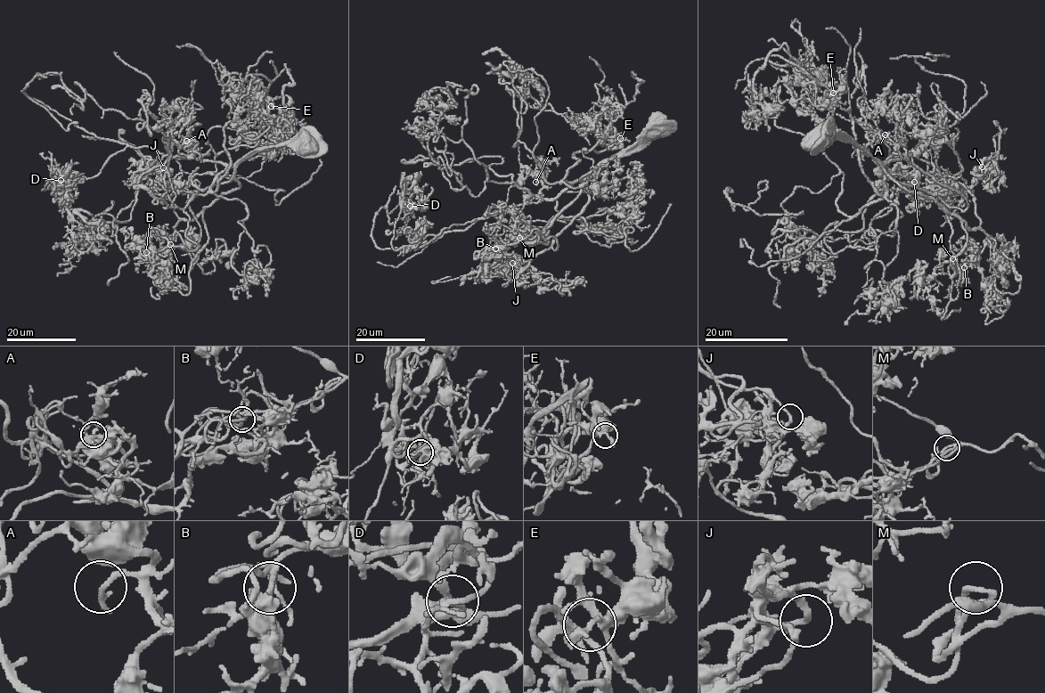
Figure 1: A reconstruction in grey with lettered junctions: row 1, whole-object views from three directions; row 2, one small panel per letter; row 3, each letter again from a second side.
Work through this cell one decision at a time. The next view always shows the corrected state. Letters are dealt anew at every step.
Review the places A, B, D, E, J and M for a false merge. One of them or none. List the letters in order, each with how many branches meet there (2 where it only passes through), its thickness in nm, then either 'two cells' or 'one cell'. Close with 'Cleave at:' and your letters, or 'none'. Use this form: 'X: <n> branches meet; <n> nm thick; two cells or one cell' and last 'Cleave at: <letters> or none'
A: 2 branches meet; 200 nm thick; one cell
B: 2 branches meet; 200 nm thick; one cell
D: 2 branches meet; 200 nm thick; one cell
E: 2 branches meet; 200 nm thick; one cell
J: 2 branches meet; 200 nm thick; one cell
M: 2 branches meet; 200 nm thick; one cell
Cleave at: none

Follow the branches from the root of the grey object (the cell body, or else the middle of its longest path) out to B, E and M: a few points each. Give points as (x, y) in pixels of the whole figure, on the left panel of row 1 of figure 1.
B: (309, 143), (248, 155), (236, 168), (239, 187), (204, 210), (208, 242), (193, 258), (179, 248), (146, 252)
E: (309, 143), (255, 149), (217, 175), (213, 191), (231, 161), (224, 127), (260, 97), (259, 111), (271, 106)
M: (309, 143), (257, 148), (236, 168), (239, 187), (204, 210), (208, 242), (197, 255), (170, 244)

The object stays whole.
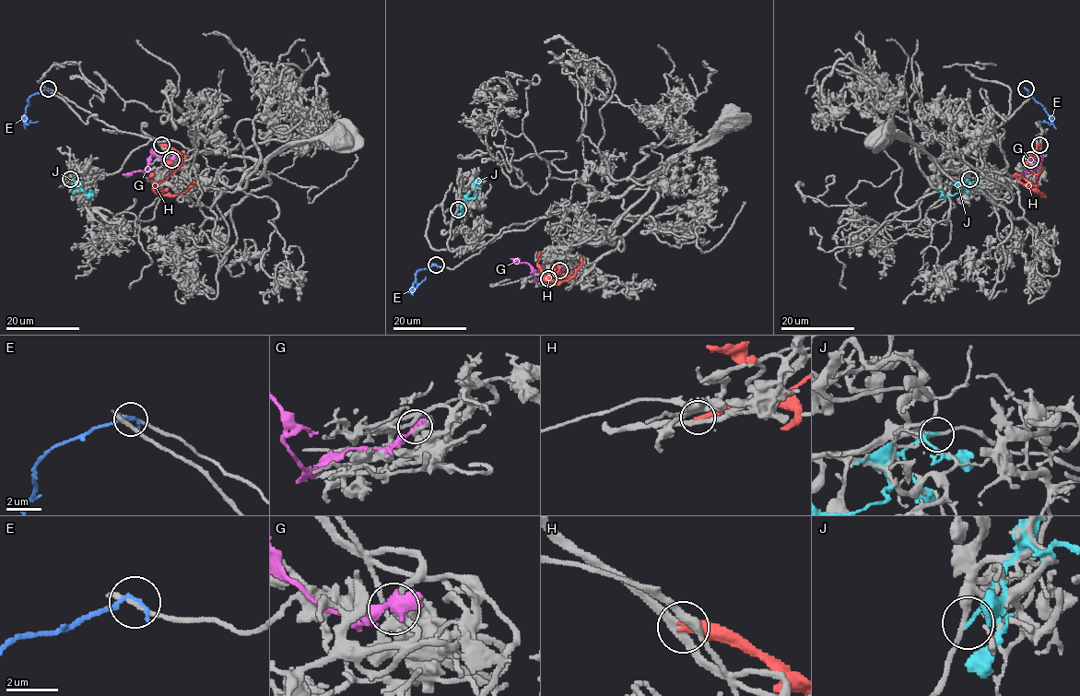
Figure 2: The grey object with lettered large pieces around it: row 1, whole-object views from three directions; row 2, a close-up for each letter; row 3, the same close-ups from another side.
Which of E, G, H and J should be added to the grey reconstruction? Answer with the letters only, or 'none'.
none

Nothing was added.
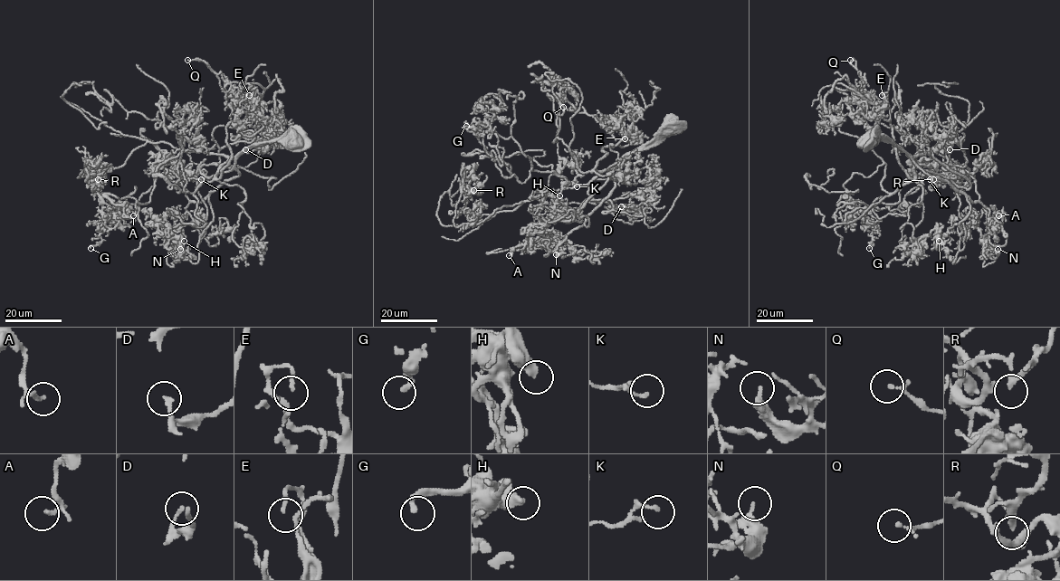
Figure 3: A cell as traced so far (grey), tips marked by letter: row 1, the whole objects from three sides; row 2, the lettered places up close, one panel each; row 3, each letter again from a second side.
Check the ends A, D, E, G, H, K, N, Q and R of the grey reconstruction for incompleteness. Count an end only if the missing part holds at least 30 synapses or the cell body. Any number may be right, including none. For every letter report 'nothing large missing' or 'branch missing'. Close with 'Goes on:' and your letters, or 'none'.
A: nothing large missing
D: nothing large missing
E: nothing large missing
G: nothing large missing
H: nothing large missing
K: nothing large missing
N: nothing large missing
Q: nothing large missing
R: nothing large missing
Goes on: none

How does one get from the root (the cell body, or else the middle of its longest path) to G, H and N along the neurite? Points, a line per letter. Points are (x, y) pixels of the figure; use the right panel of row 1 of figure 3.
G: (868, 139), (928, 152), (914, 156), (921, 204), (867, 213), (869, 248)
H: (868, 139), (895, 143), (966, 195), (961, 232), (956, 223), (935, 234), (939, 241)
N: (868, 139), (895, 143), (926, 173), (984, 204), (989, 214), (983, 246), (996, 253), (997, 249)

